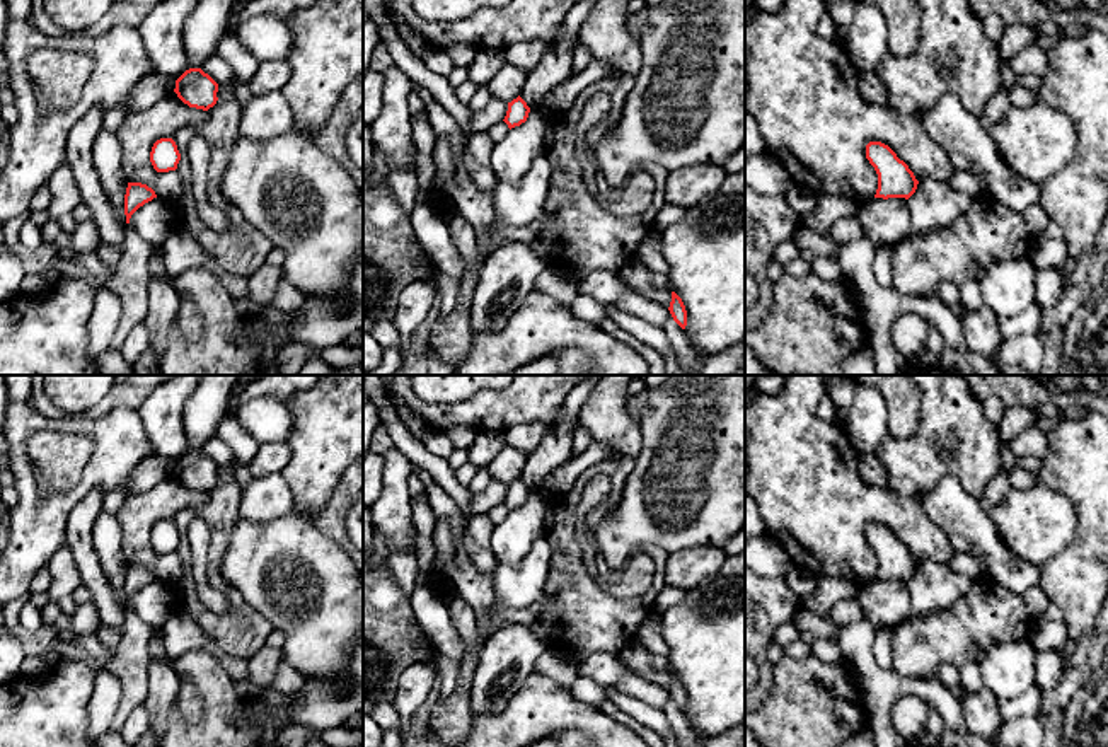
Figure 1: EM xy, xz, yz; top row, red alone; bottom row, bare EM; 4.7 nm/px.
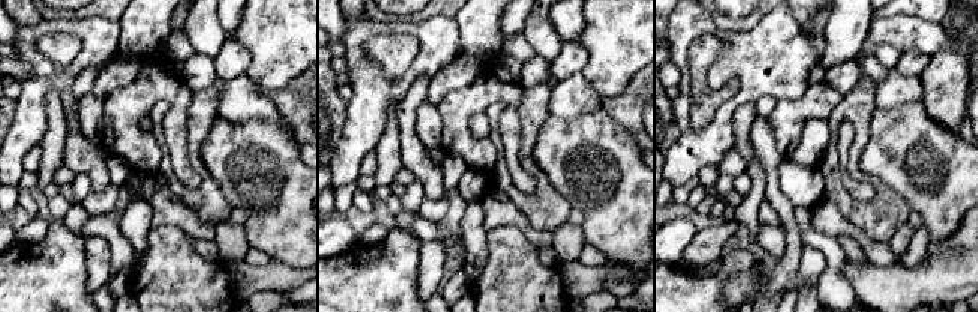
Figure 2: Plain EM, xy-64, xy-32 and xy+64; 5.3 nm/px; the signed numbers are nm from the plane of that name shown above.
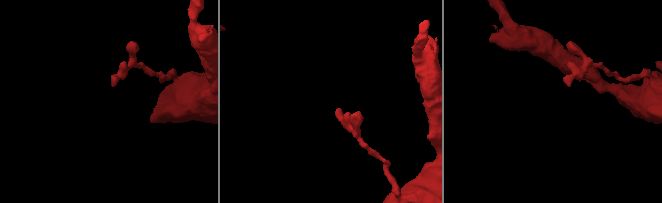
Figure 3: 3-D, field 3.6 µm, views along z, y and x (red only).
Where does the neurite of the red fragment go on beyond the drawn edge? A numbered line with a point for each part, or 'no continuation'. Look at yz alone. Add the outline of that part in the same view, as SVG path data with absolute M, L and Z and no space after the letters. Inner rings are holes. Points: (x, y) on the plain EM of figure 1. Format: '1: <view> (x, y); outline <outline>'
no continuation

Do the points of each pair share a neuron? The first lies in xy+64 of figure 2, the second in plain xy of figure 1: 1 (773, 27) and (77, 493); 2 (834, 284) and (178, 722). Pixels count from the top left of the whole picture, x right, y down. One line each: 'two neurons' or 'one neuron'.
1: one neuron
2: two neurons

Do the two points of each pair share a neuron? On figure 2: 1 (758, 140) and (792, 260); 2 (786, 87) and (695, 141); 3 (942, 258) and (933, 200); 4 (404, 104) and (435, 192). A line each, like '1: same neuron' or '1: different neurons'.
1: same neuron
2: same neuron
3: different neurons
4: same neuron

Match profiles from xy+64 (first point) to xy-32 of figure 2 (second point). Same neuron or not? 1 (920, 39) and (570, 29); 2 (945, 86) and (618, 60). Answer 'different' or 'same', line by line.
1: same
2: same

